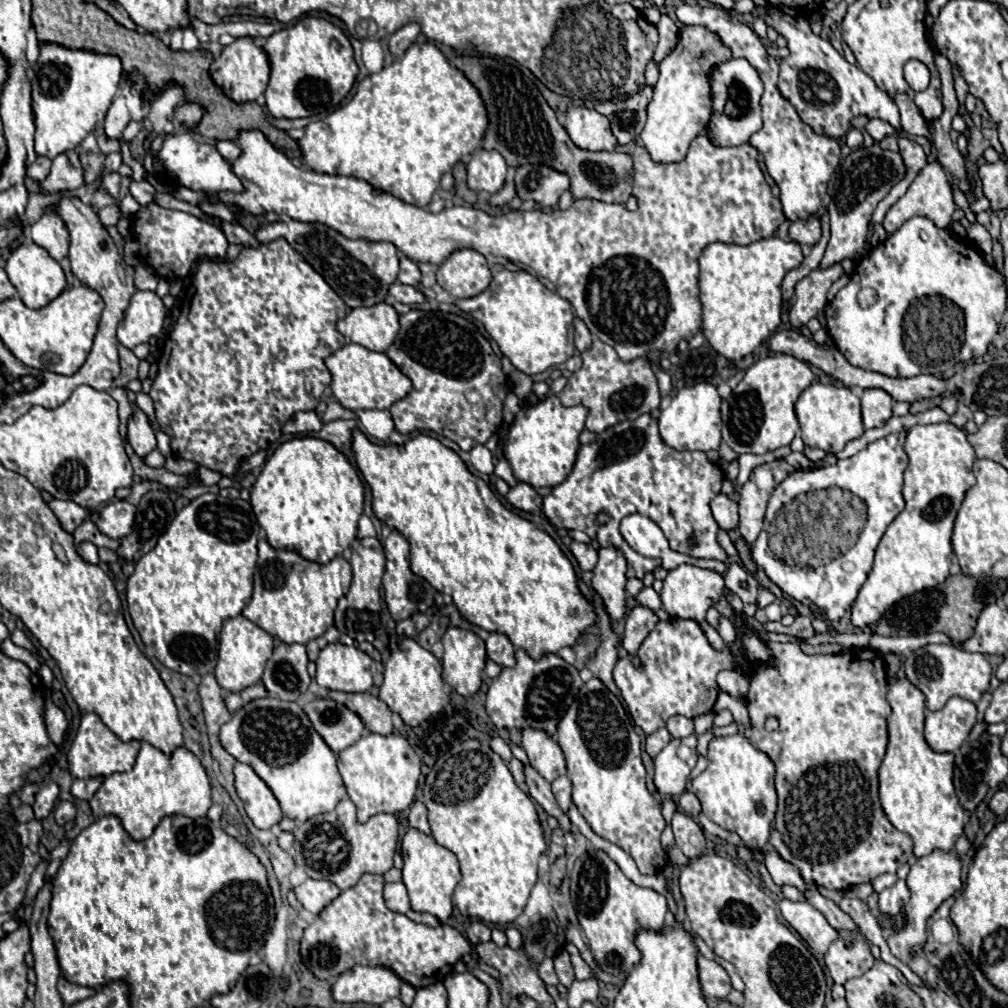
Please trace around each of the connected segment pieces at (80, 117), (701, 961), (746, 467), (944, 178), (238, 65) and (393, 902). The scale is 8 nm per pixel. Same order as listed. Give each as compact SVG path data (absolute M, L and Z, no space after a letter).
M42 43L36 69L32 67L28 73L28 79L32 83L32 107L36 117L36 153L54 159L64 151L76 149L78 143L82 143L84 137L96 127L96 123L104 119L116 95L120 75L122 75L122 65L116 55L102 55L84 49L64 49L62 45Z
M698 955L698 971L700 971L700 983L702 983L704 997L716 997L716 999L728 997L728 993L732 991L732 983L720 963Z
M785 446L773 452L767 452L764 455L754 455L754 453L744 453L744 455L740 455L740 457L738 457L739 474L734 482L736 489L731 495L729 495L730 499L738 502L739 491L744 485L744 481L748 479L748 475L752 473L752 469L754 469L756 465L762 465L762 463L771 462L776 458L785 457L790 453L791 453L790 447Z
M928 163L918 175L916 179L910 183L908 191L904 197L900 197L892 207L890 211L886 213L884 217L884 229L888 233L894 233L906 219L914 217L914 215L922 215L922 217L928 217L932 219L938 227L946 229L952 221L952 213L956 211L956 203L954 203L954 197L952 197L952 187L950 187L950 181L948 181L948 175L944 171L944 167L940 163Z
M238 37L234 43L222 49L222 55L212 63L210 73L216 85L220 85L232 101L246 103L246 101L256 101L256 97L266 91L270 77L270 63L264 49L254 43L254 37Z
M386 883L384 885L384 901L386 901L386 907L396 913L406 913L410 909L408 891L406 891L404 883Z

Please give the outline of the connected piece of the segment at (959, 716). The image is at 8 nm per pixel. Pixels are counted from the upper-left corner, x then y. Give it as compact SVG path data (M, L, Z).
M952 697L940 711L926 713L926 743L934 751L956 751L976 723L976 705L962 697Z

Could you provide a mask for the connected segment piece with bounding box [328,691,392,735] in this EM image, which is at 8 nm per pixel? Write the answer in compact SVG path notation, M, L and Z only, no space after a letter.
M329 691L328 698L337 703L343 704L360 717L364 717L366 729L380 733L380 735L390 735L392 733L392 711L384 701L370 693L344 693L339 691Z

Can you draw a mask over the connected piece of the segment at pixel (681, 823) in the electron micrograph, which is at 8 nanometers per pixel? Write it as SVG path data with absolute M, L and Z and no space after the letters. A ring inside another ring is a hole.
M674 811L672 831L676 837L676 847L688 857L696 859L706 851L706 839L700 825L682 811Z

